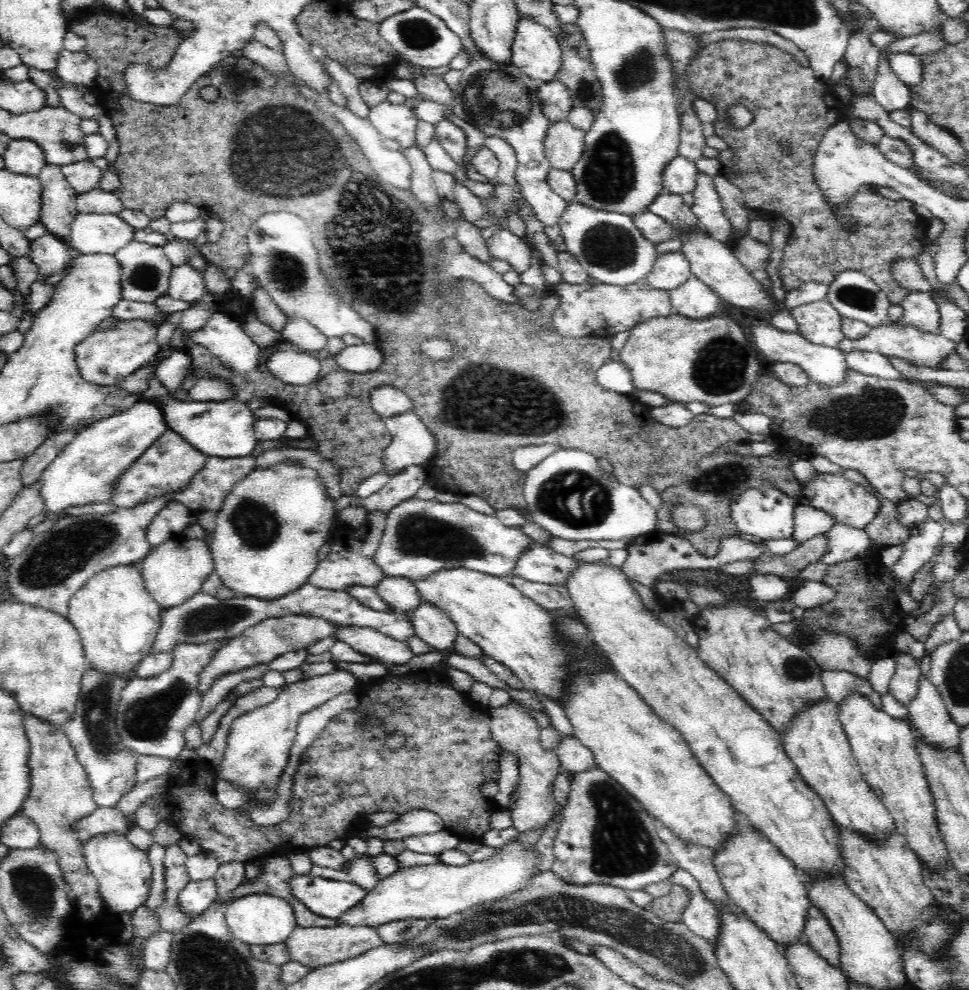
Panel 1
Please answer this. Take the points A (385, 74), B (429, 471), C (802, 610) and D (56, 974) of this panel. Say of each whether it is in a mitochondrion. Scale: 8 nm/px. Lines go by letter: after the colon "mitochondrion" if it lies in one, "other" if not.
A: other
B: other
C: other
D: other

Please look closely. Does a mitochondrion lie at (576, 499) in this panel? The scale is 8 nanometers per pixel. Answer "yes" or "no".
yes

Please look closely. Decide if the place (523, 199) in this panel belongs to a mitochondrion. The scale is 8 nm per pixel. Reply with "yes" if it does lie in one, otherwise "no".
no

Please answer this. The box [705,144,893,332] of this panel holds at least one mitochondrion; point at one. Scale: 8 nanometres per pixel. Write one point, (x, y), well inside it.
(854, 295)

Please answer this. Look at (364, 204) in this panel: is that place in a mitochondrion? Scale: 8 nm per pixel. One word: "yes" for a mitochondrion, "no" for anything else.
yes

